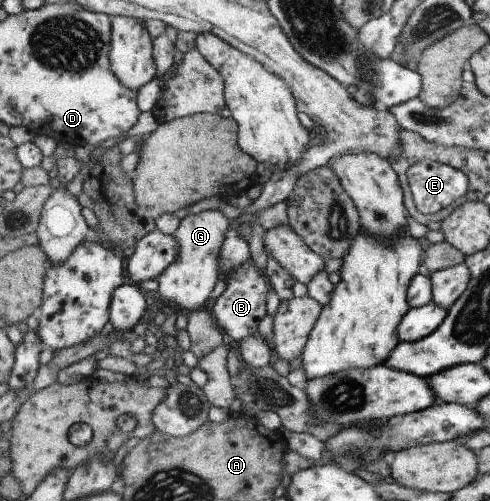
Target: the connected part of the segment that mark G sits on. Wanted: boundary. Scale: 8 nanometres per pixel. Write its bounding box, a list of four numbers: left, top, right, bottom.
[157,210,230,315]

